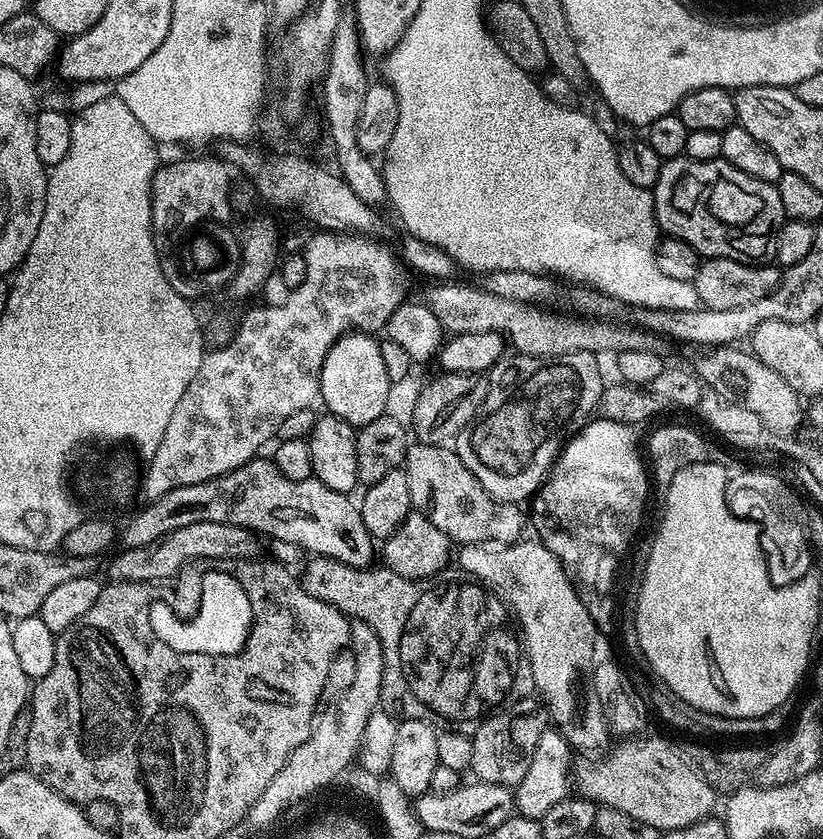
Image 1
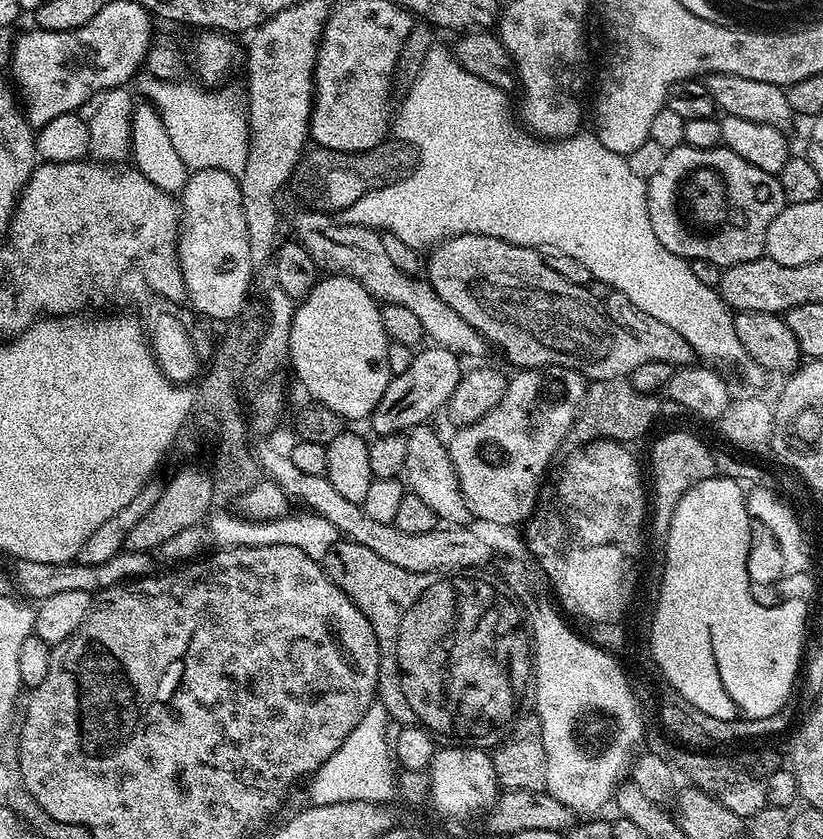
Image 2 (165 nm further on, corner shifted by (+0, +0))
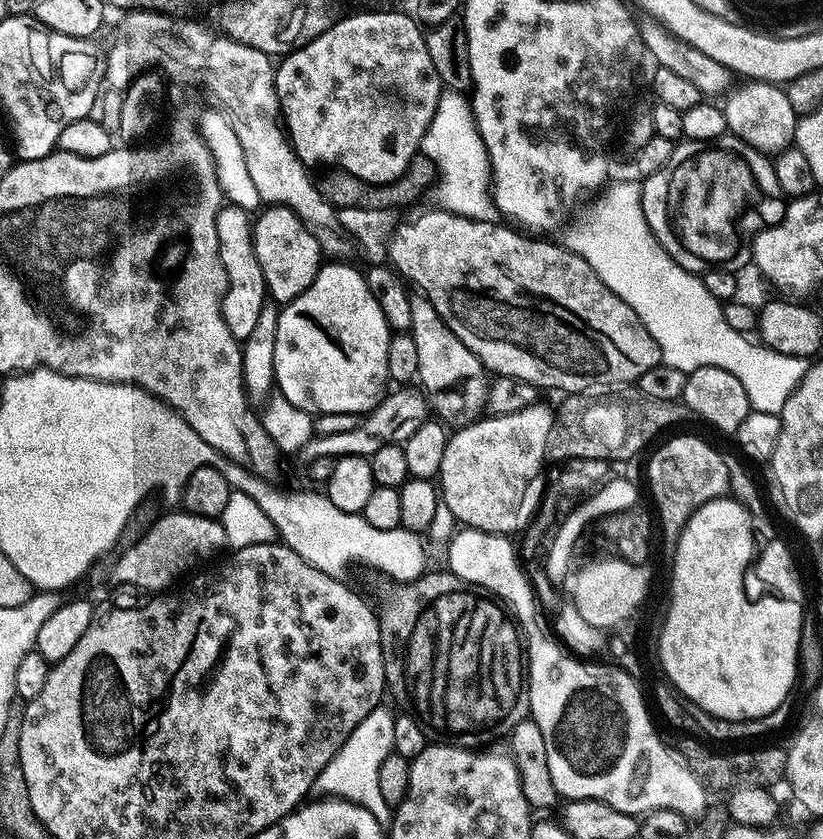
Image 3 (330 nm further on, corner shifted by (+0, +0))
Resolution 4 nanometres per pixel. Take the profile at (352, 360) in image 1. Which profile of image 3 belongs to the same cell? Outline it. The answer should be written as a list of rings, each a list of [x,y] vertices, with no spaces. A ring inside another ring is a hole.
[[[325,263],[314,282],[298,298],[283,305],[279,314],[274,338],[275,387],[279,395],[311,414],[367,414],[384,399],[390,384],[386,370],[390,329],[378,302],[374,302],[374,294],[370,294],[370,286],[366,286],[361,269]]]

